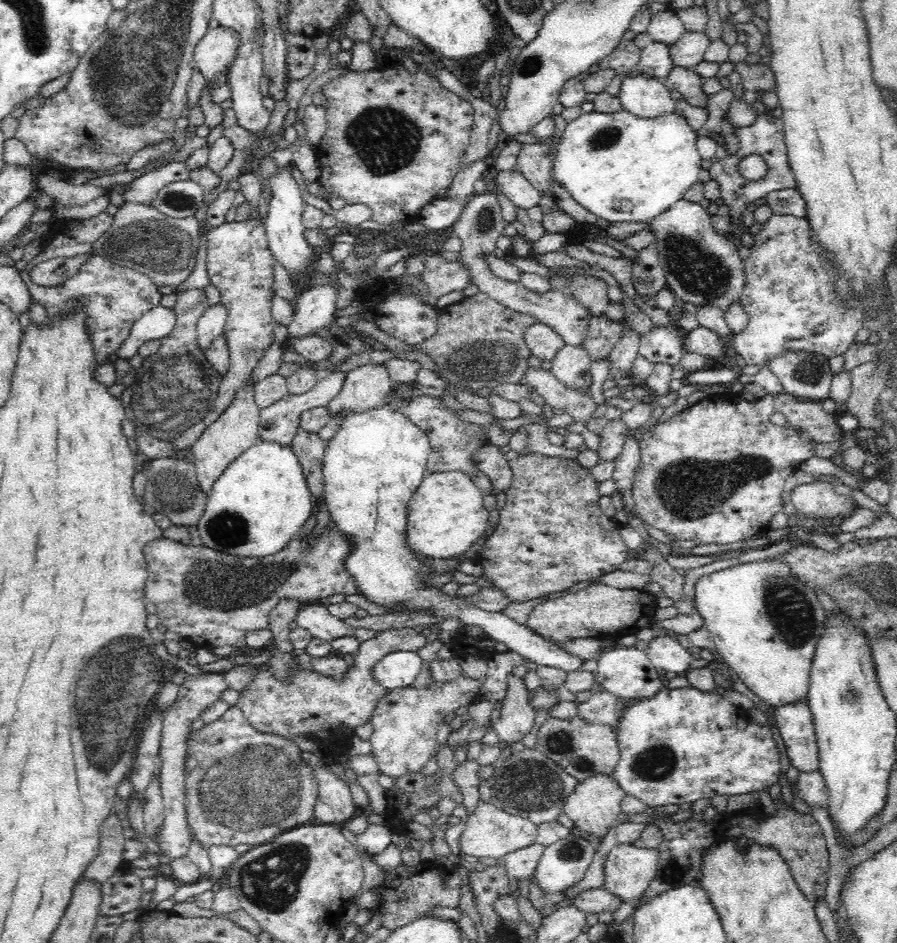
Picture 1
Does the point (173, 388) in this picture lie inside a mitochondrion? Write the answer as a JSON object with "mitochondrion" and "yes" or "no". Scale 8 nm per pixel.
{"mitochondrion":"yes"}

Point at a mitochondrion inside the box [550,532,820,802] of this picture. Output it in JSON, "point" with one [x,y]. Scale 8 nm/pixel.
{"point":[790,613]}

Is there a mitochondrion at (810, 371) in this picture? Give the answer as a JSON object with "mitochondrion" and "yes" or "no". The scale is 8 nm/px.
{"mitochondrion":"yes"}

